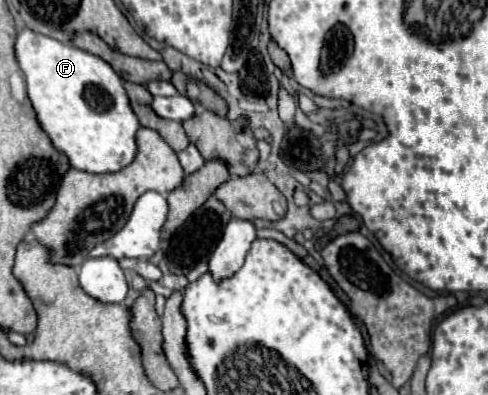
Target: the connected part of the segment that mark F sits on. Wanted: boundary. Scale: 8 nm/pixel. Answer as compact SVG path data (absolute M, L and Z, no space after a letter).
M22 29L16 37L16 59L26 75L28 97L42 129L46 129L54 147L68 155L74 169L116 173L134 161L140 121L130 107L120 75L110 63L30 29Z

